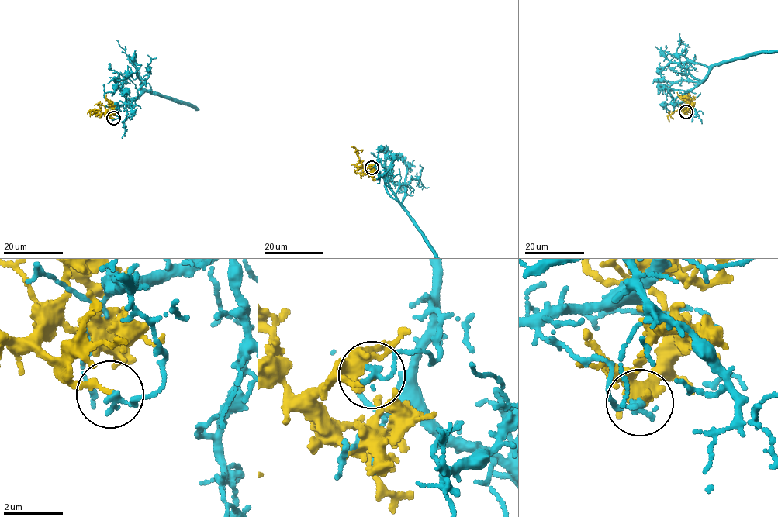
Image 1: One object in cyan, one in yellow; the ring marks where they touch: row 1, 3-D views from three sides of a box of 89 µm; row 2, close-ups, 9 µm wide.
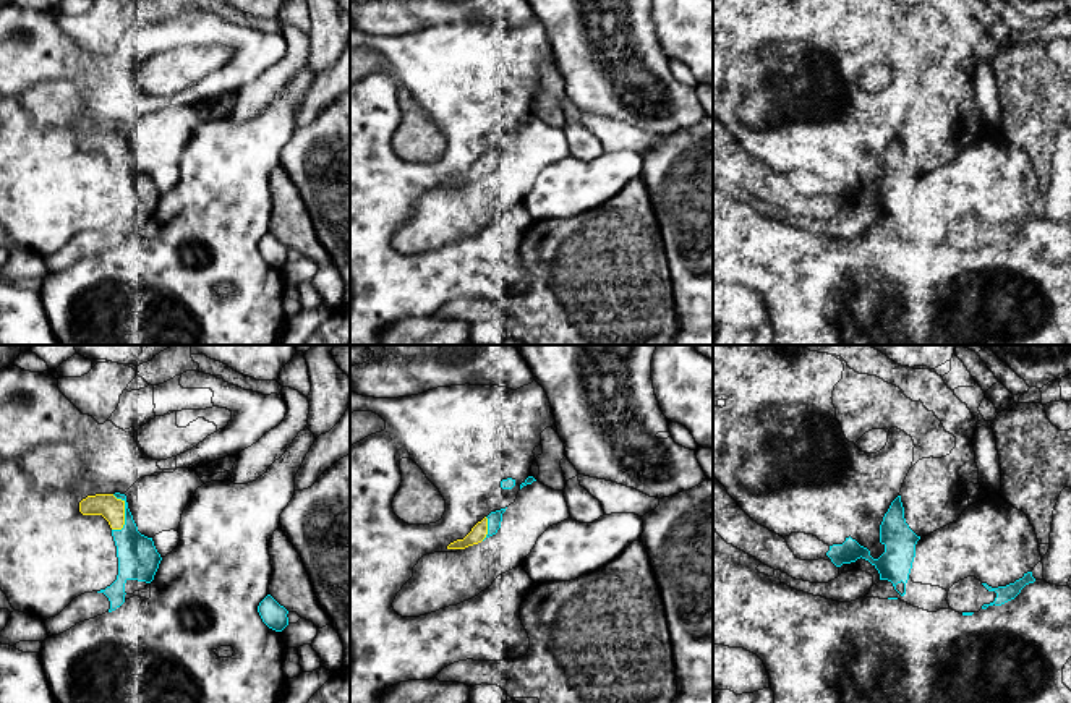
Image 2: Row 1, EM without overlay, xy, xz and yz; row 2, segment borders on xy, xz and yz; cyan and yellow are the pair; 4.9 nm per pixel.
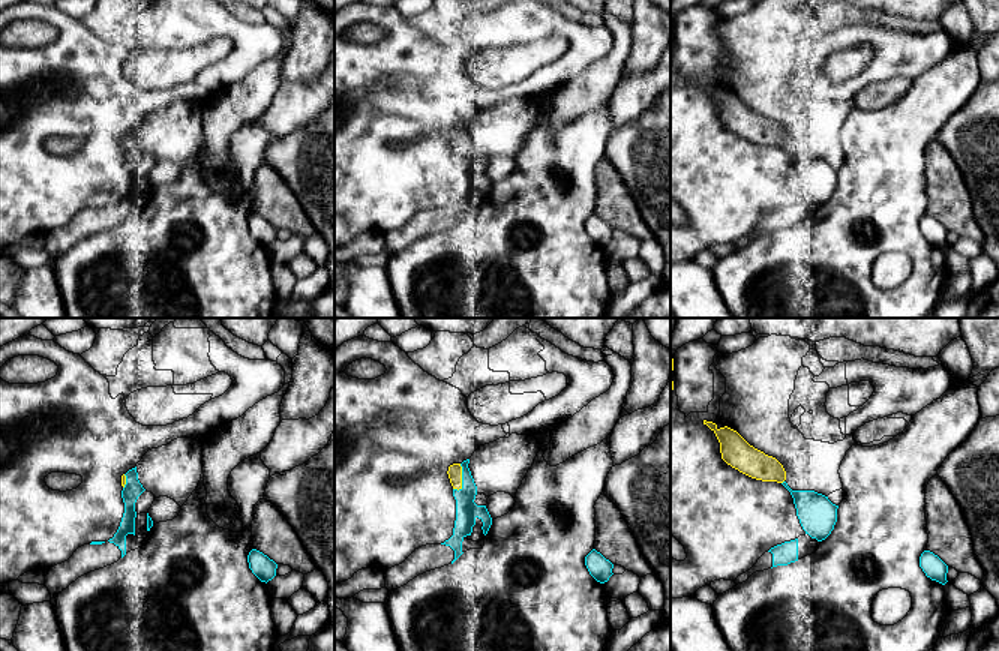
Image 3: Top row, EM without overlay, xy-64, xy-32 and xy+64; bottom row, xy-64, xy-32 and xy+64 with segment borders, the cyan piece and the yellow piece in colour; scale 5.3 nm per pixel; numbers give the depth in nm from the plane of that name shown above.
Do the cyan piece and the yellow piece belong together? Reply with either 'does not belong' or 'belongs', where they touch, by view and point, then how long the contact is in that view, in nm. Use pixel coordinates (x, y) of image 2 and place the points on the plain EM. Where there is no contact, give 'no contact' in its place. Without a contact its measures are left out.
belongs; contact xy (125, 148); length 190 nm

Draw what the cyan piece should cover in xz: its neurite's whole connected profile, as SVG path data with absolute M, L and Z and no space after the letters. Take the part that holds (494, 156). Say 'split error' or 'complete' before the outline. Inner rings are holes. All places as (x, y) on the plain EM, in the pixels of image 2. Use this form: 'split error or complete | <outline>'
split error | M506 146L491 149L488 154L478 159L463 177L450 180L447 186L465 186L468 183L481 180L484 175L496 172L501 165L504 149Z

